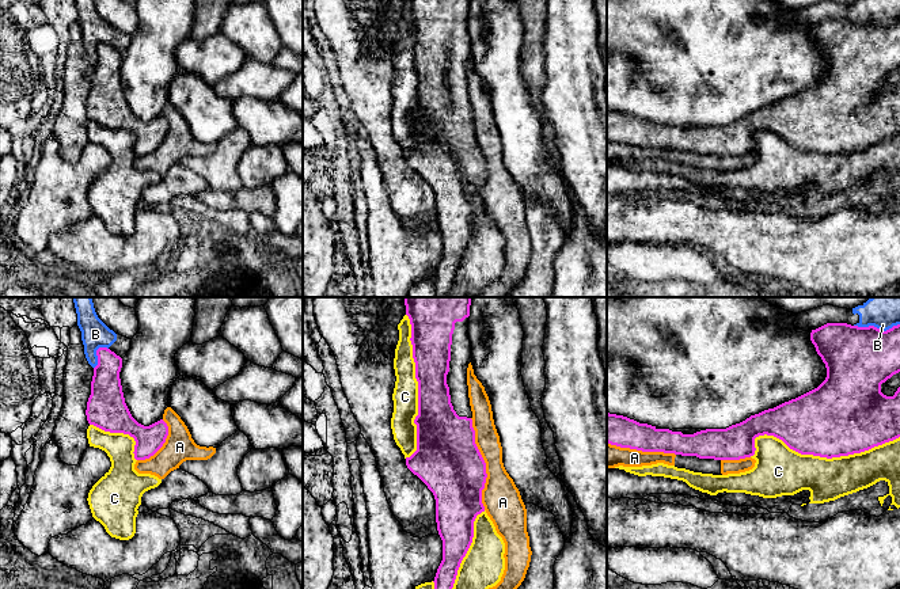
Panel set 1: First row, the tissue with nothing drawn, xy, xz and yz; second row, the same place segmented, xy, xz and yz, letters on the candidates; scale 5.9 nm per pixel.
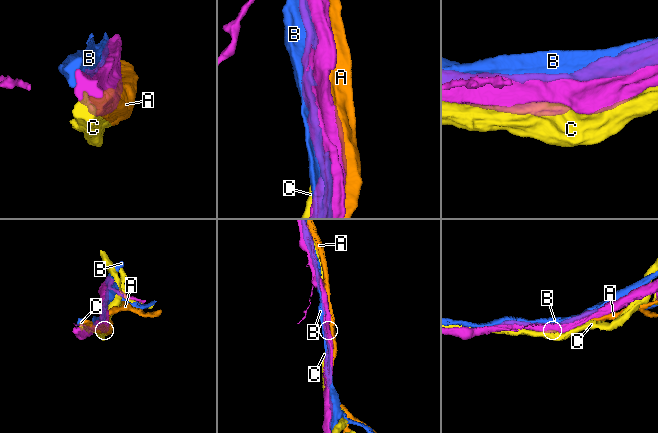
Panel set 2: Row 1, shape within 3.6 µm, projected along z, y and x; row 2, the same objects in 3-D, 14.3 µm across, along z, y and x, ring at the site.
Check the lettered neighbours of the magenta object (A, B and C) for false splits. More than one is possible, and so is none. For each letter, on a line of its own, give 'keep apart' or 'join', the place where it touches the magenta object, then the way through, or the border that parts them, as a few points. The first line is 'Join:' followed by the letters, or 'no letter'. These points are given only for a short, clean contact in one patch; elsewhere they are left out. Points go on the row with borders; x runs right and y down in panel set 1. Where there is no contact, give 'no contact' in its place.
Join: no letter
A: keep apart; meets magenta in xz at (485, 464)
B: keep apart; meets magenta in yz at (876, 327)
C: keep apart; meets magenta in yz at (817, 455)

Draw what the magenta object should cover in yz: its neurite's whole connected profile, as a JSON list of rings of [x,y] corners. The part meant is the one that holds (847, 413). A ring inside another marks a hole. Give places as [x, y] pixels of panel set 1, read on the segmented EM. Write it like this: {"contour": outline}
{"contour": [[[827,323],[810,332],[810,341],[827,368],[825,380],[814,390],[774,408],[751,415],[726,429],[661,429],[623,415],[607,413],[607,442],[642,452],[664,452],[699,459],[740,460],[755,455],[755,438],[774,436],[801,455],[840,457],[869,451],[900,437],[900,387],[893,396],[881,392],[881,384],[900,372],[900,324],[884,331],[874,326]]]}

